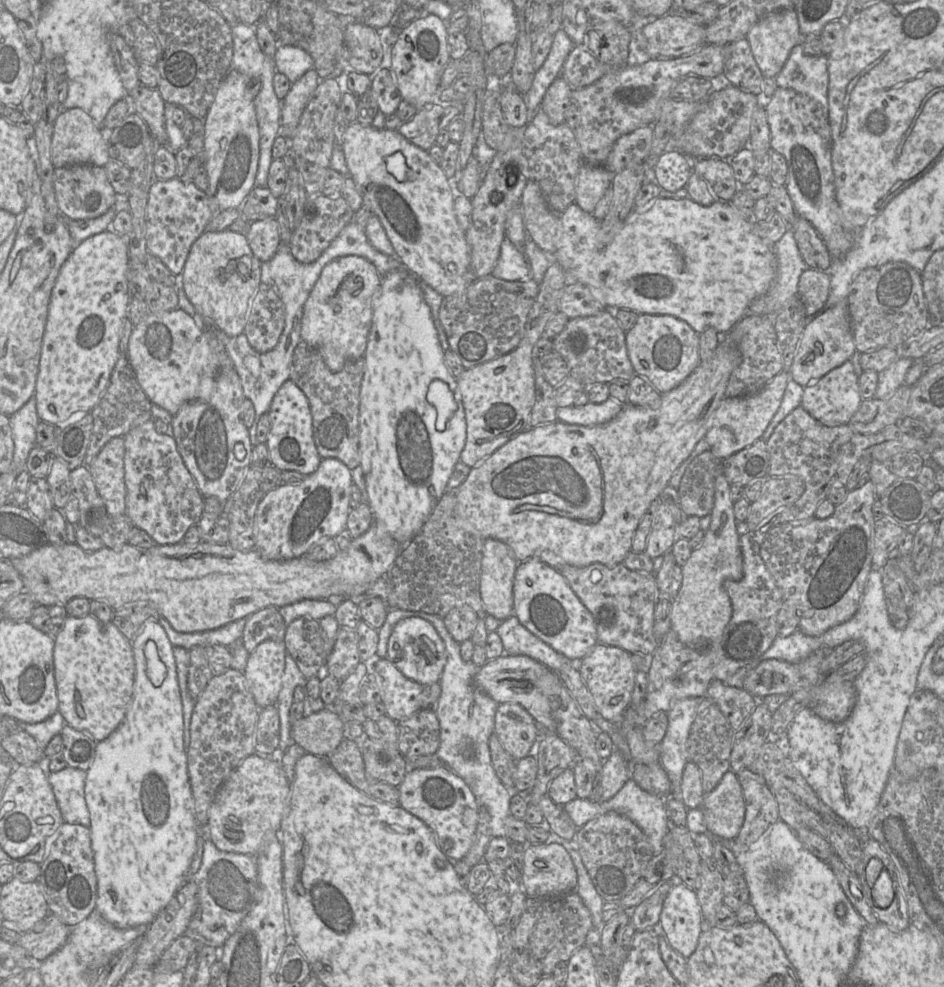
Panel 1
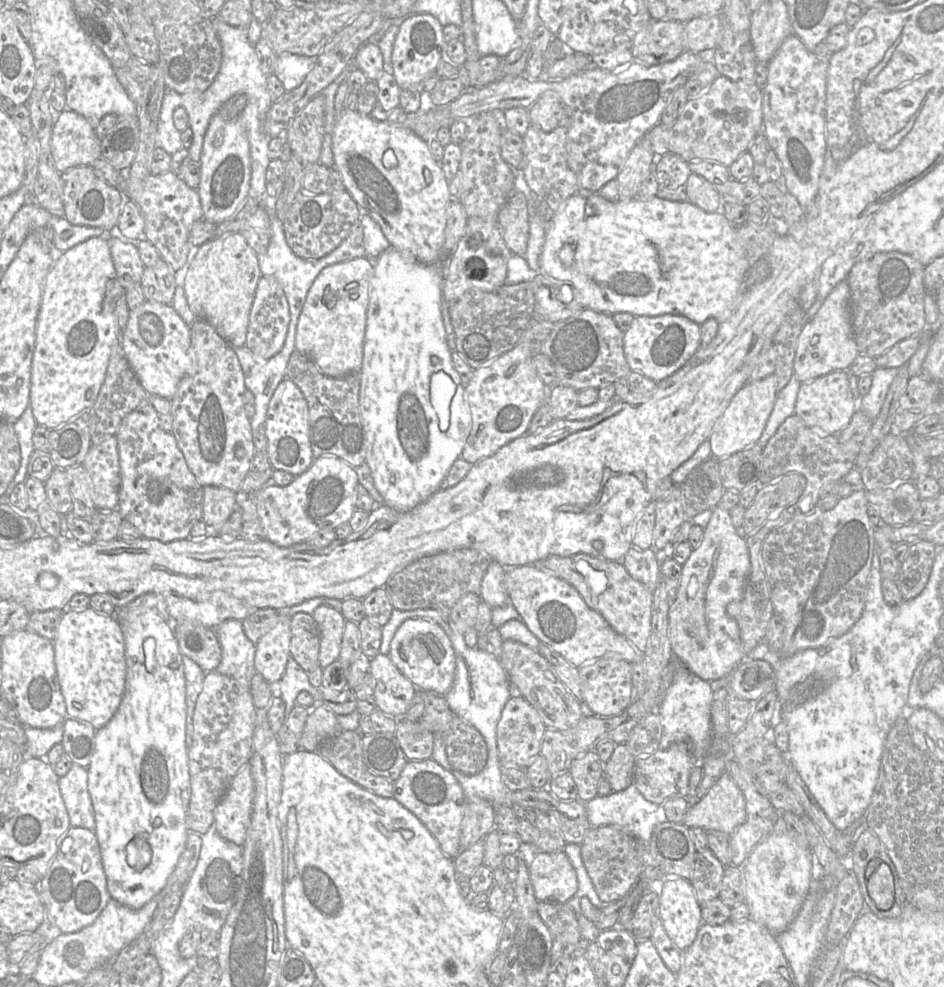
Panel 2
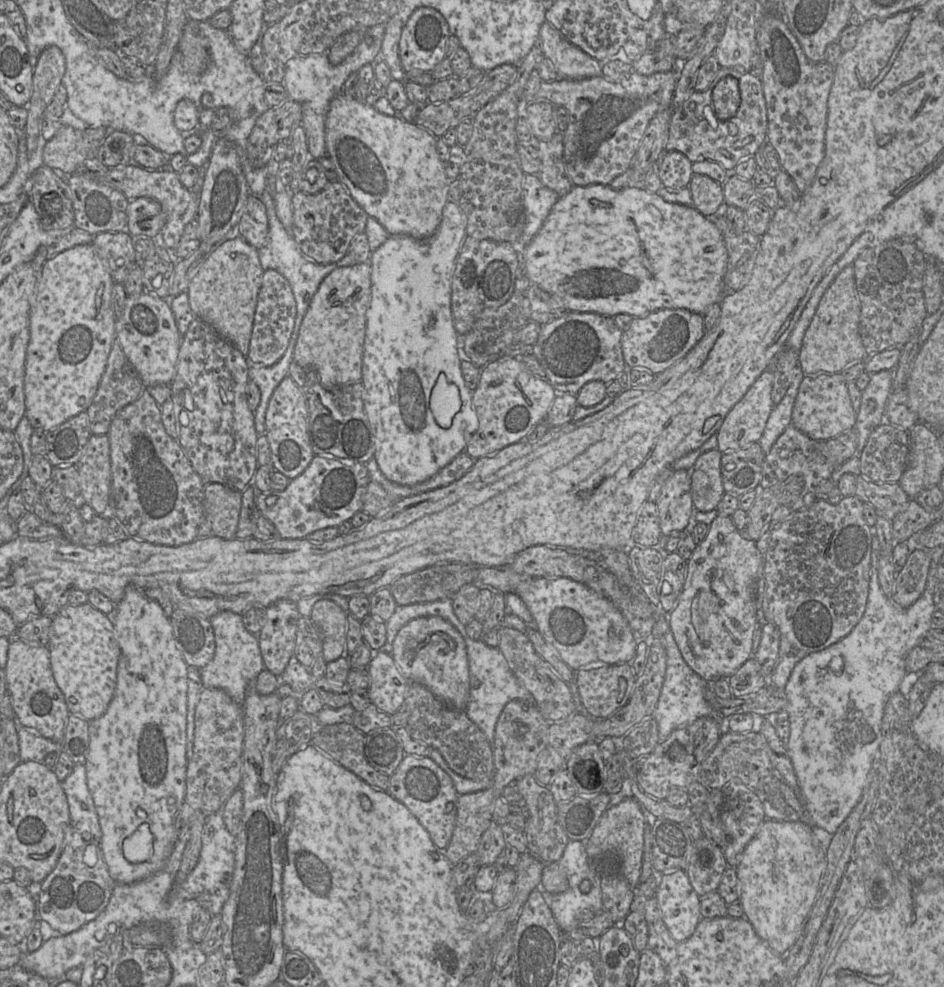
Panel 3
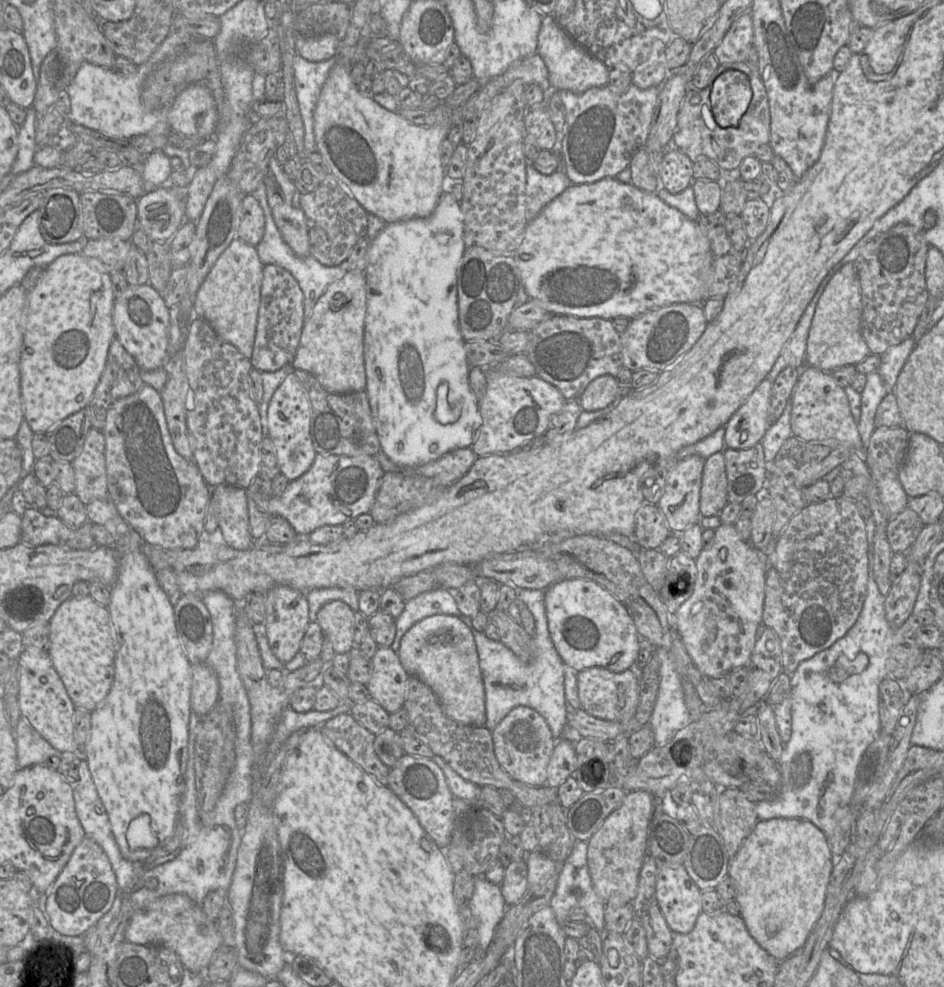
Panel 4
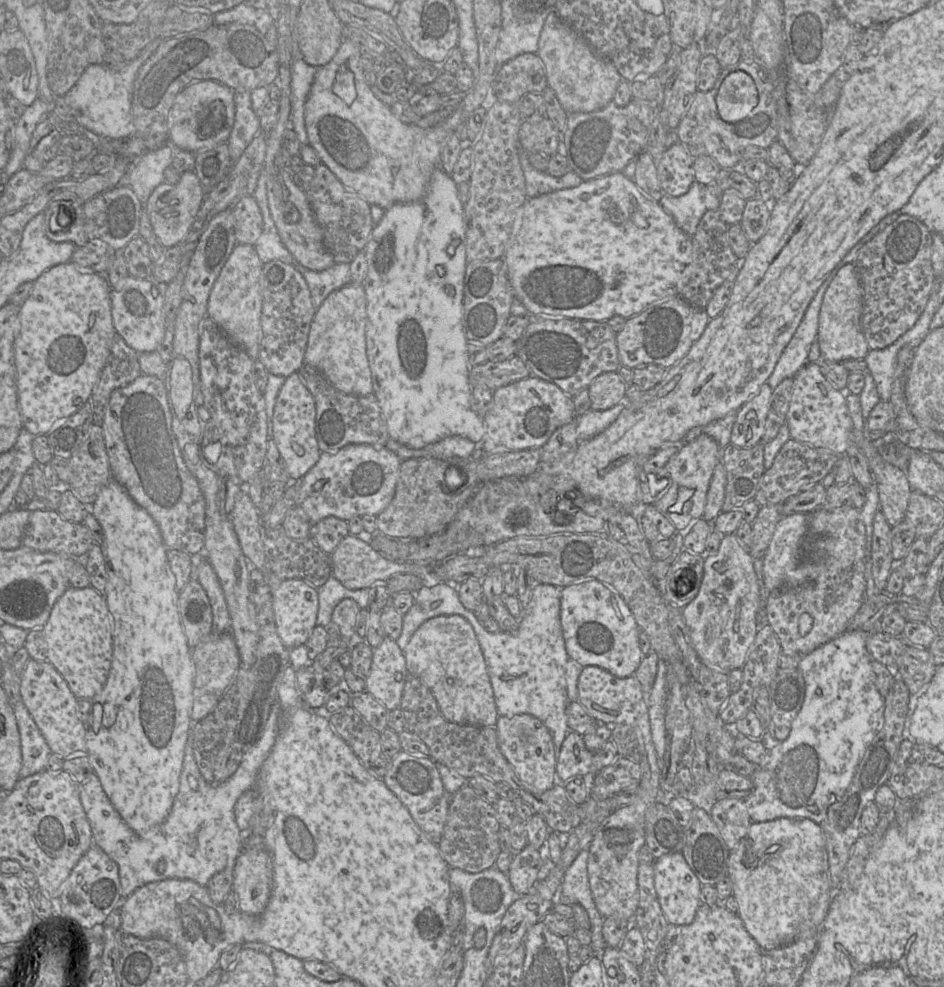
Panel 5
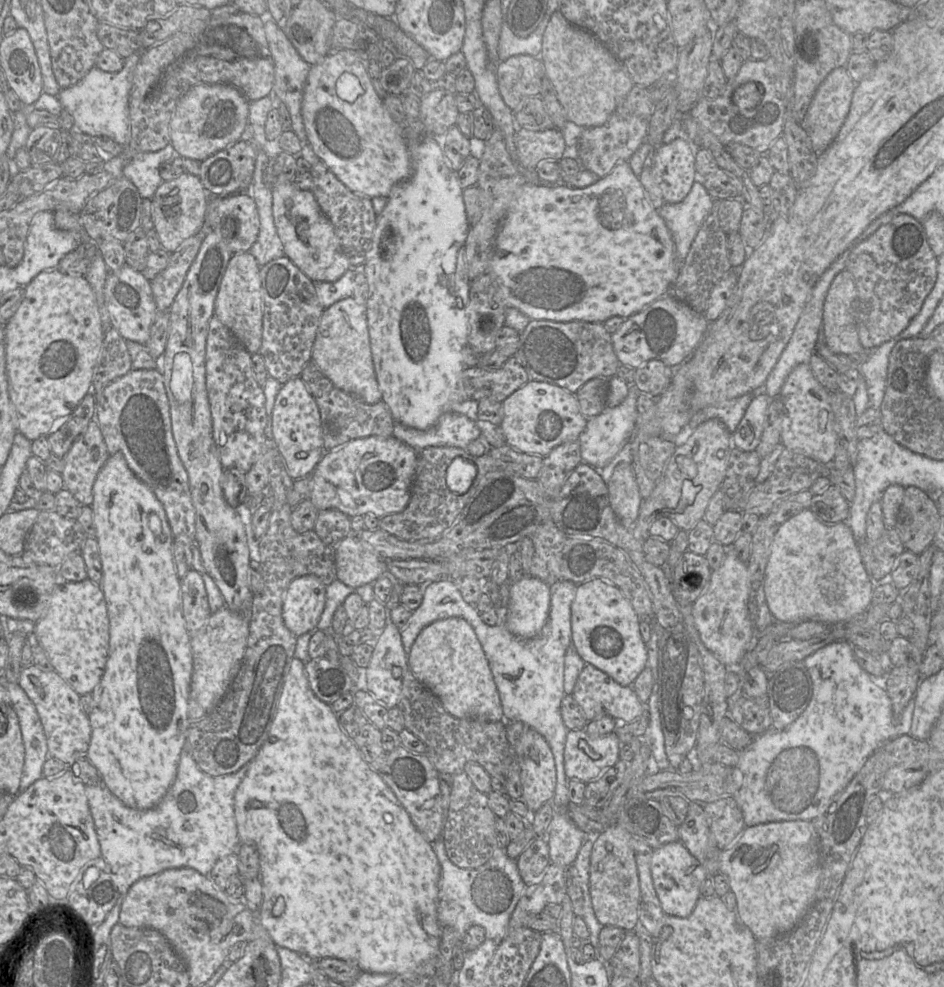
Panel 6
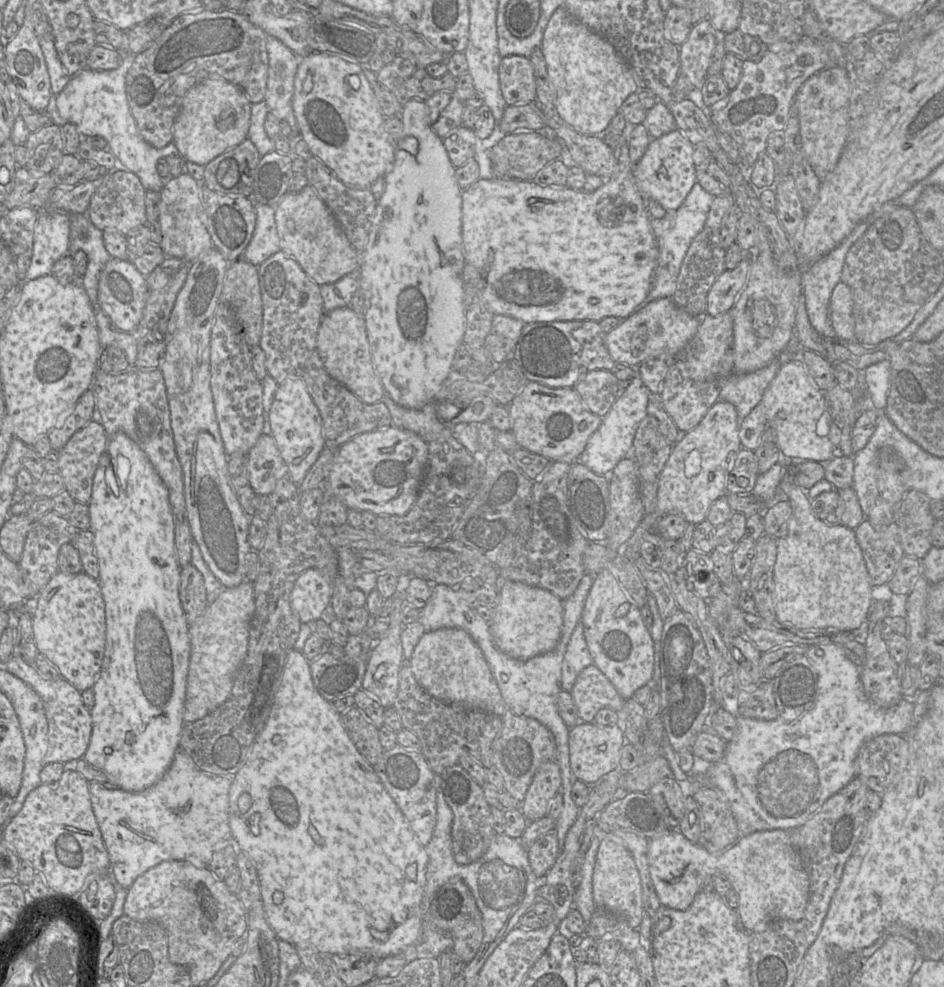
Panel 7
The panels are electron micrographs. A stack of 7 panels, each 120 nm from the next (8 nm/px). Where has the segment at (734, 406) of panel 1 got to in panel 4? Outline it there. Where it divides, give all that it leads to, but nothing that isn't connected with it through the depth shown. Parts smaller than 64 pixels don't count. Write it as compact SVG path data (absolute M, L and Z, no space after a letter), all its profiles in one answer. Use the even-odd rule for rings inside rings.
M765 378L725 425L725 447L747 449L760 442L768 429L773 382Z

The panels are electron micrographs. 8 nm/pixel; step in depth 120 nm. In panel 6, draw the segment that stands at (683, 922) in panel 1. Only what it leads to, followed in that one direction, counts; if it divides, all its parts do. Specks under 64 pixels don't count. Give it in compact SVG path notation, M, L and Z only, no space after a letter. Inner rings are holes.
M678 840L653 850L651 875L654 889L665 914L687 918L701 897L701 885L710 877L703 865Z

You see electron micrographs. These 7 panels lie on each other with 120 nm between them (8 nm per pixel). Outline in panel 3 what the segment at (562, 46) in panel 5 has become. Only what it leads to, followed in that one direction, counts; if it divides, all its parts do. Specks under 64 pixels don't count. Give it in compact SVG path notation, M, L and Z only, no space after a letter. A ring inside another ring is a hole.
M547 21L541 26L539 44L544 57L555 66L559 78L581 80L602 76L601 63L570 43Z

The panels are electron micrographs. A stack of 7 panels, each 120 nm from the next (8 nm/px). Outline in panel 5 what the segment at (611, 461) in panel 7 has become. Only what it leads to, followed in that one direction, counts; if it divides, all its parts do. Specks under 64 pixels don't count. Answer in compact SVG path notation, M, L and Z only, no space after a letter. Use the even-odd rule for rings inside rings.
M626 401L620 402L607 410L589 409L577 418L576 433L580 441L588 440L608 428L628 406Z

